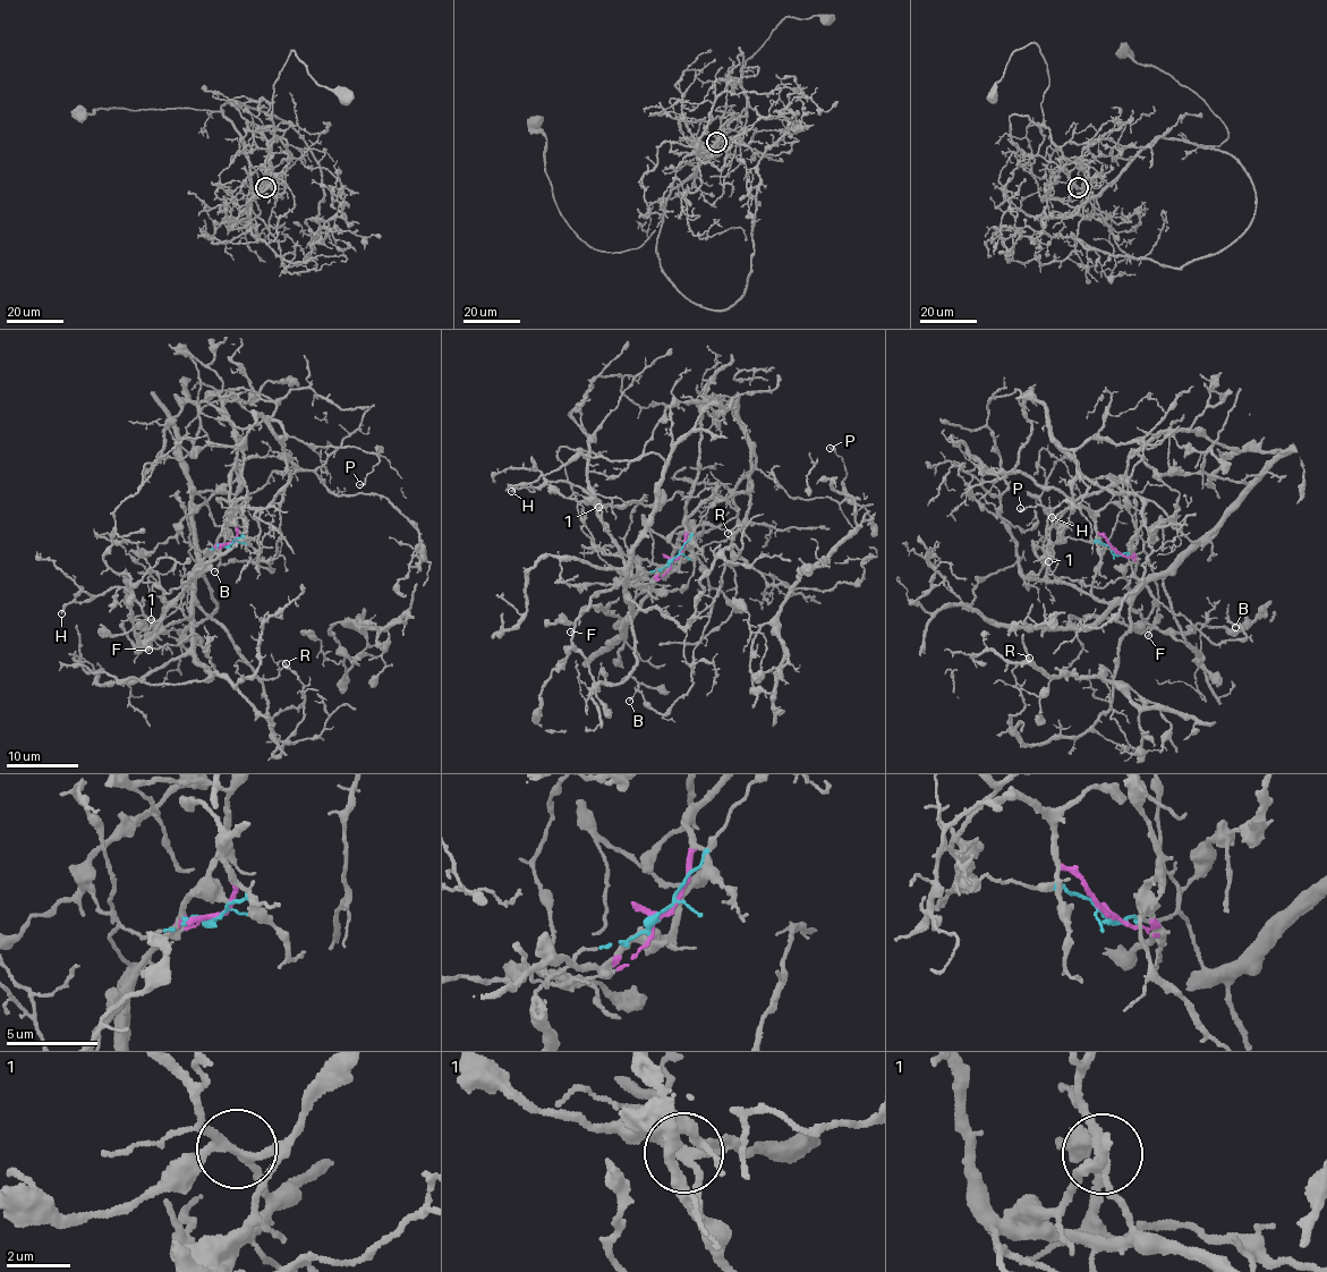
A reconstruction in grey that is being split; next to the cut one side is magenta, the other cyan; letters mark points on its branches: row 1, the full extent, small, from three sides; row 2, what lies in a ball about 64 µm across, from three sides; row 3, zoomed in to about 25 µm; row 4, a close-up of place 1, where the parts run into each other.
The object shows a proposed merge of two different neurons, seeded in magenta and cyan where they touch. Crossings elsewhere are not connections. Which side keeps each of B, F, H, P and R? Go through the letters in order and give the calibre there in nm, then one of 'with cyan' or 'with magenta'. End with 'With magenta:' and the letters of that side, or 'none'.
B: 120 nm thick; with magenta
F: 170 nm thick; with magenta
H: 240 nm thick; with cyan
P: 180 nm thick; with magenta
R: 140 nm thick; with cyan
With magenta: B, F, P

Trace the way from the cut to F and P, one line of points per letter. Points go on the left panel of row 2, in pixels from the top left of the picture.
F: (231, 542), (217, 549), (196, 567), (183, 592), (167, 605), (161, 624), (154, 628), (147, 651)
P: (231, 542), (232, 515), (262, 508), (289, 480), (287, 438), (376, 454), (381, 448), (359, 485)

